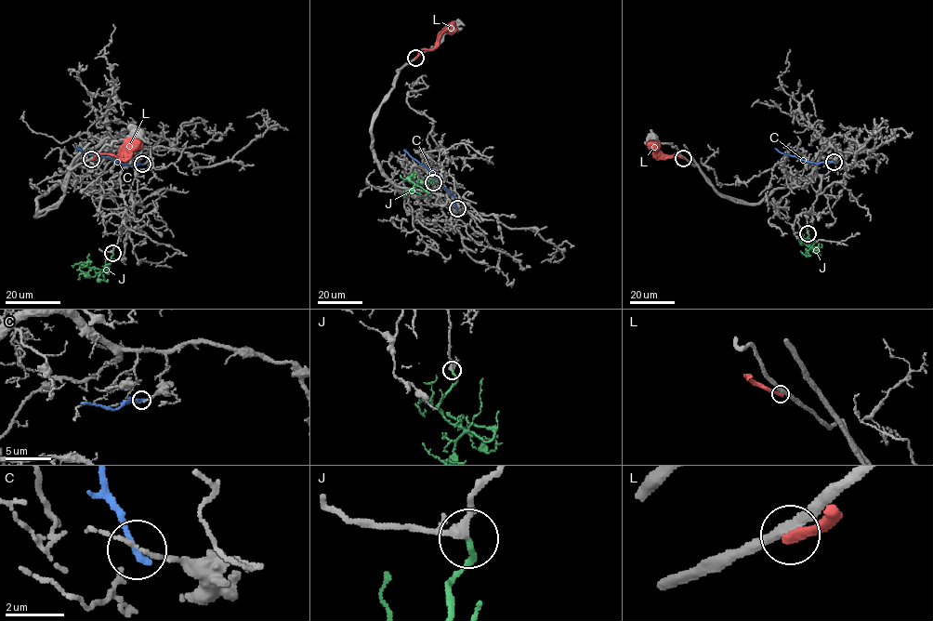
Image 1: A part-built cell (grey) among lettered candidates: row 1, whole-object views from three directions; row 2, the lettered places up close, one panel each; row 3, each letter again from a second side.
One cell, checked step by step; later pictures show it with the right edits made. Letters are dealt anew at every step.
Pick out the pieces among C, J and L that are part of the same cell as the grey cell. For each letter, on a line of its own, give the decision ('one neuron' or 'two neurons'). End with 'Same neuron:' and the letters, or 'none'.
C: two neurons
J: two neurons
L: two neurons
Same neuron: none

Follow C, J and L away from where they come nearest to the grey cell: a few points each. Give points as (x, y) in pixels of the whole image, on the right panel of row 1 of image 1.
C: (833, 162), (817, 164), (781, 153), (775, 148)
J: (808, 233), (804, 243), (817, 250), (817, 247), (801, 241), (804, 234)
L: (682, 158), (675, 153), (662, 153), (653, 143)

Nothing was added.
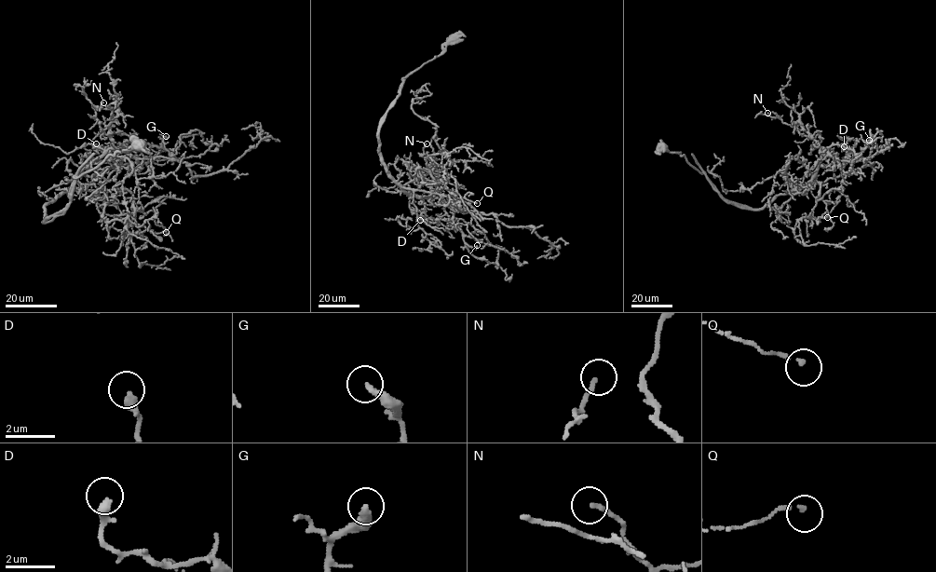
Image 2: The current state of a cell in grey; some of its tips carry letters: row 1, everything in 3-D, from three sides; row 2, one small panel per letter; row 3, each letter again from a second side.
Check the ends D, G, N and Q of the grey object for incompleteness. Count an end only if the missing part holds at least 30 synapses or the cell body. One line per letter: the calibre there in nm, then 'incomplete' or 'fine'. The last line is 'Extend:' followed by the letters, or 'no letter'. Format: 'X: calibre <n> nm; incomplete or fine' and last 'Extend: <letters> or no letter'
D: calibre 360 nm; fine
G: calibre 320 nm; fine
N: calibre 170 nm; fine
Q: calibre 160 nm; fine
Extend: no letter

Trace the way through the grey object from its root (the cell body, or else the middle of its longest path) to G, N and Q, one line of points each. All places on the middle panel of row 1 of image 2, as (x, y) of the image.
G: (454, 39), (402, 79), (379, 127), (378, 152), (405, 191), (440, 198), (464, 241), (477, 245)
N: (454, 39), (402, 79), (377, 134), (386, 171), (405, 191), (433, 197), (438, 171), (427, 143)
Q: (454, 39), (402, 79), (379, 127), (378, 152), (402, 187), (477, 203)

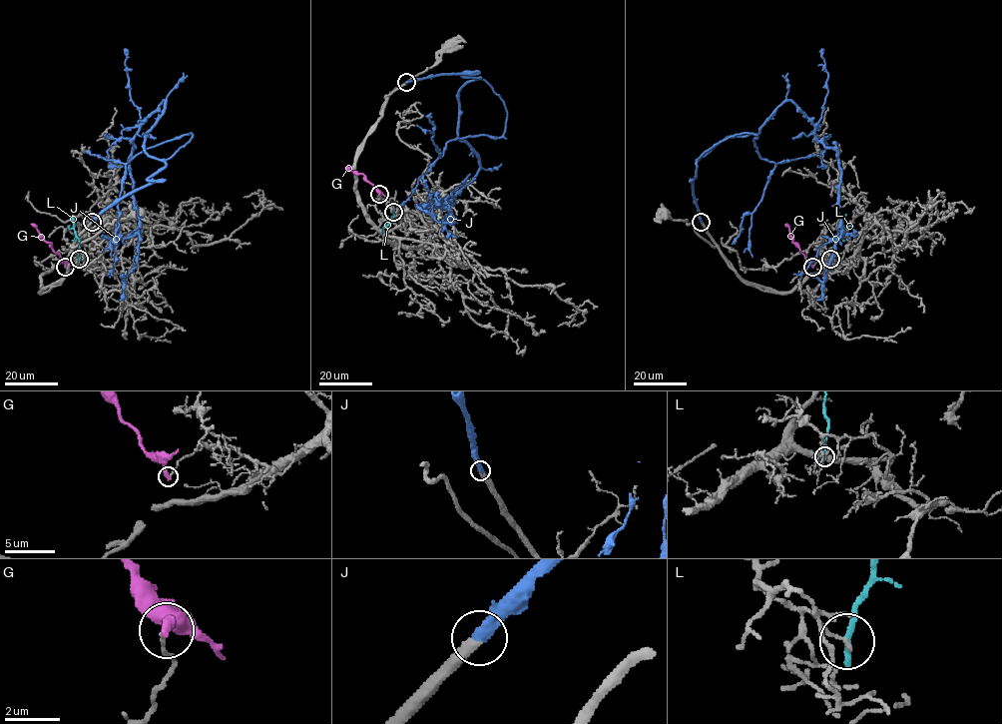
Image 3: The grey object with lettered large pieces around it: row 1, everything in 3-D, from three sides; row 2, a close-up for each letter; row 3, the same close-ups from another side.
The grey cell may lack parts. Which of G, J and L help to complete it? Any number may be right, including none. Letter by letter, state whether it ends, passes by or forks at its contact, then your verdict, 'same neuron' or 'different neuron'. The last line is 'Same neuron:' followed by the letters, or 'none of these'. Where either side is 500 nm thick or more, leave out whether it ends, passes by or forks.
G: it ends there; different neuron
J: it ends there; same neuron
L: it ends there; different neuron
Same neuron: J

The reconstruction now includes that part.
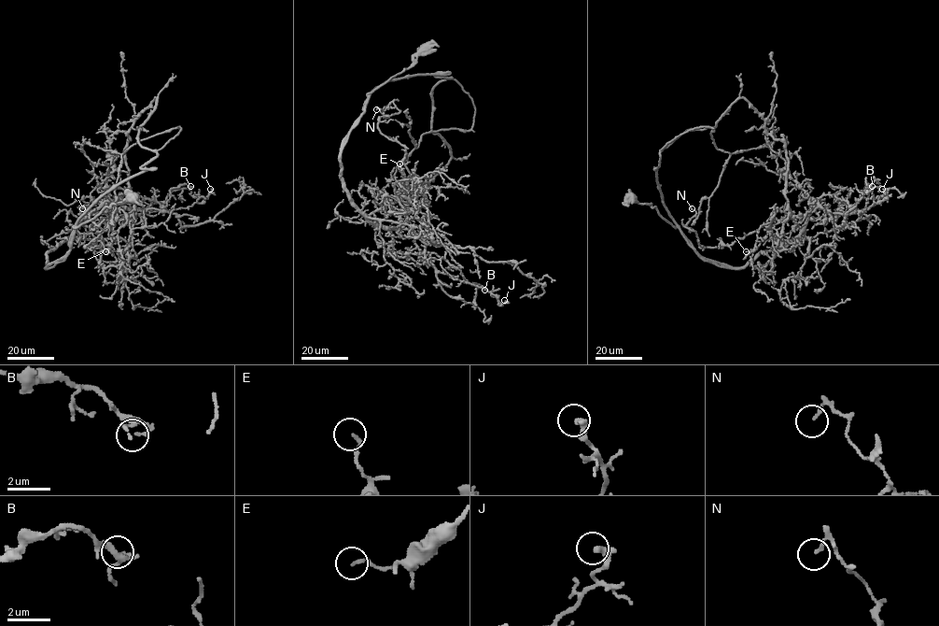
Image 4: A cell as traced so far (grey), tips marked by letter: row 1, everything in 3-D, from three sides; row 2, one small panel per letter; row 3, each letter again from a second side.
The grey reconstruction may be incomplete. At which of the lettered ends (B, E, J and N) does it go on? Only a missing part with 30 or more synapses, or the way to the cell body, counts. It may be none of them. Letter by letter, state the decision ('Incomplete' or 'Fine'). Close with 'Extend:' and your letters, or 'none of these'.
B: Fine
E: Fine
J: Fine
N: Fine
Extend: none of these

